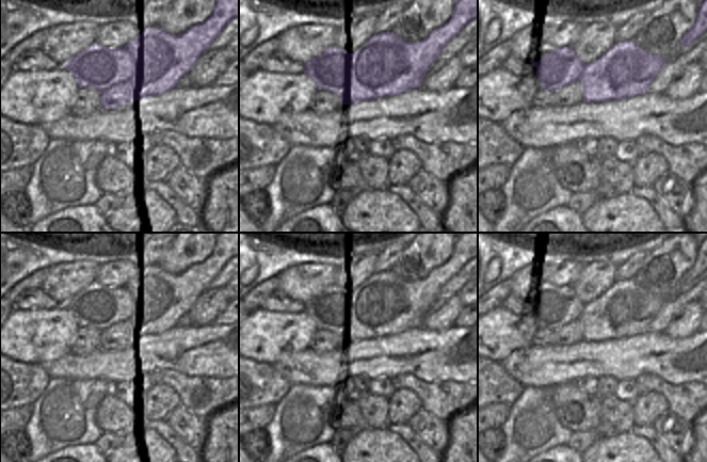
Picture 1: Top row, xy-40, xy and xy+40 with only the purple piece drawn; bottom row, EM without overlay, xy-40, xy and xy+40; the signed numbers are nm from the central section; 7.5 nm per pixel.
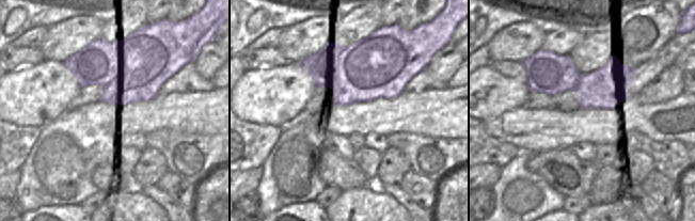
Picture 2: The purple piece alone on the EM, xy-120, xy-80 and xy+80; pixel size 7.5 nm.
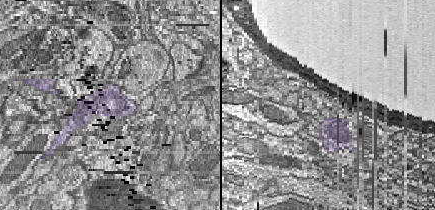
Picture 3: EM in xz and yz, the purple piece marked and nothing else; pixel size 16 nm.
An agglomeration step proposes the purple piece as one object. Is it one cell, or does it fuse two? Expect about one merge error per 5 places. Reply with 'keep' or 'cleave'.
cleave

